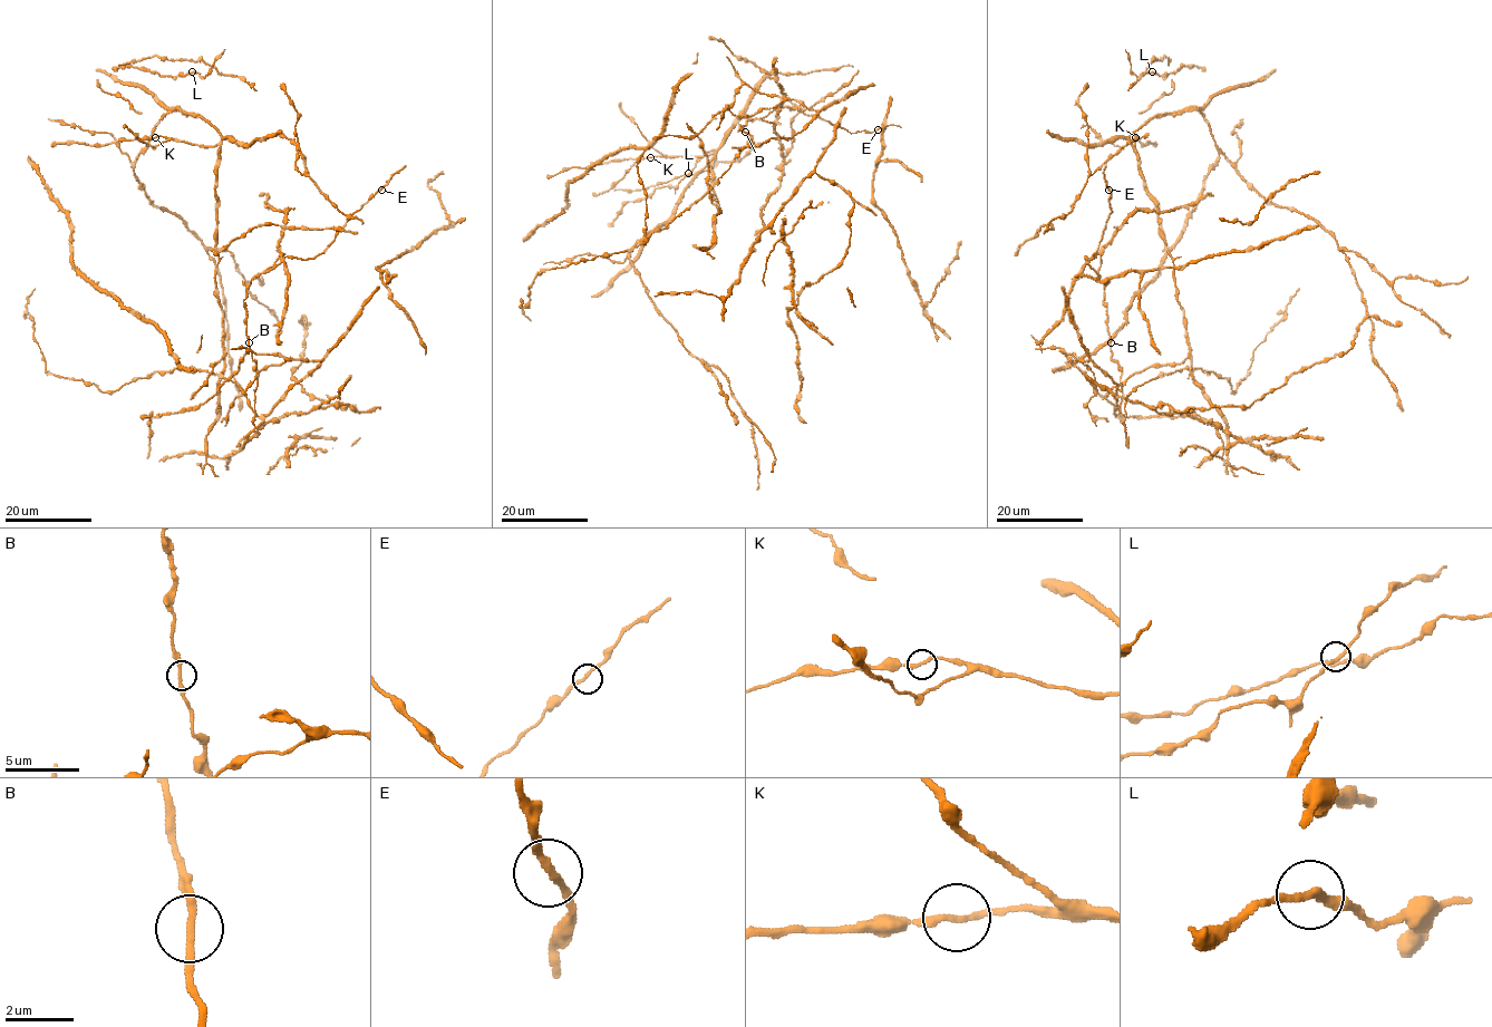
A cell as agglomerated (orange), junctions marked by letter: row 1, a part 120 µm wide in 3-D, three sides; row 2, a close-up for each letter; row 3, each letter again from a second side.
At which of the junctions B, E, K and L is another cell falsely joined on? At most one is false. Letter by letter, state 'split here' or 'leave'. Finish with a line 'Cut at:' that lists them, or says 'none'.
B: leave
E: leave
K: leave
L: leave
Cut at: none

